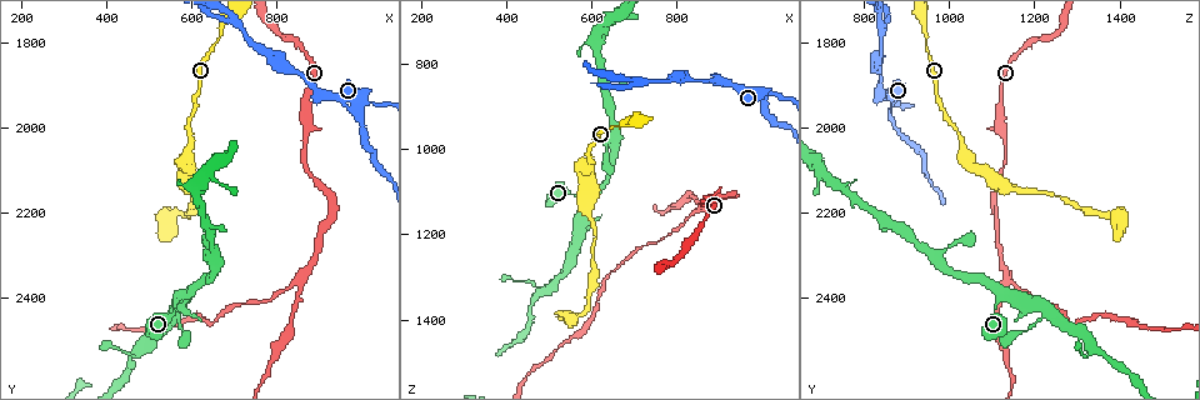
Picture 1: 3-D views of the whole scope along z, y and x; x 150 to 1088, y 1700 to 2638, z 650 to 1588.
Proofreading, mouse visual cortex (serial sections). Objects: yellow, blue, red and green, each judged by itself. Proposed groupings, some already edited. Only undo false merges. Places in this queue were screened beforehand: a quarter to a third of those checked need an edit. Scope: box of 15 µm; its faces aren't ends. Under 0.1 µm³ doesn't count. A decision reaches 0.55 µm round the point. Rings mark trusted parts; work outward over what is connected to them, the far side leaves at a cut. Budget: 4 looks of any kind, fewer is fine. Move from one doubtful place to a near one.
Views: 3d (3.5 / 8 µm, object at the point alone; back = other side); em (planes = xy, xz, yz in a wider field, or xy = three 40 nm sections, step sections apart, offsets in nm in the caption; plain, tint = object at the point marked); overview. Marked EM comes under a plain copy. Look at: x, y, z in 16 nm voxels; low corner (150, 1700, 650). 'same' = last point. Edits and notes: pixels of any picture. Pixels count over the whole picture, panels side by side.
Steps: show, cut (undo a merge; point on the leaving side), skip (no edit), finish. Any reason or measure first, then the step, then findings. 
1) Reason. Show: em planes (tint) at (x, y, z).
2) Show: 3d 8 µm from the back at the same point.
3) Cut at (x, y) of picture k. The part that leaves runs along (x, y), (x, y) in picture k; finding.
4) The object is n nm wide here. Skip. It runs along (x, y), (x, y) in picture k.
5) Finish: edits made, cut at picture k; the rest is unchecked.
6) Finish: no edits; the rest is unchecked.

Sharp bend. Show: 3d 3.5 µm at (940, 2185, 1110).

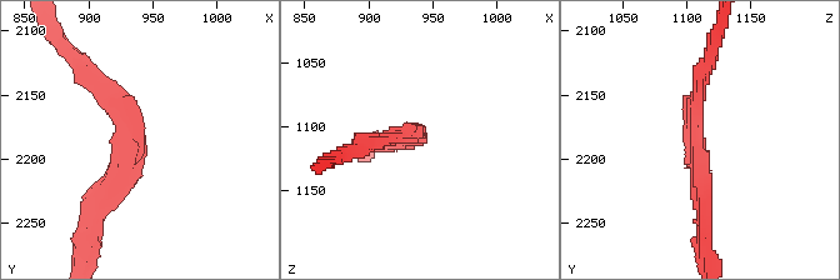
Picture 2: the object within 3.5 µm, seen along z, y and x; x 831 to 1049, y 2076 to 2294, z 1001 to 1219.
Need the tissue. Show: em planes (tint) at (936, 2180, 1106).

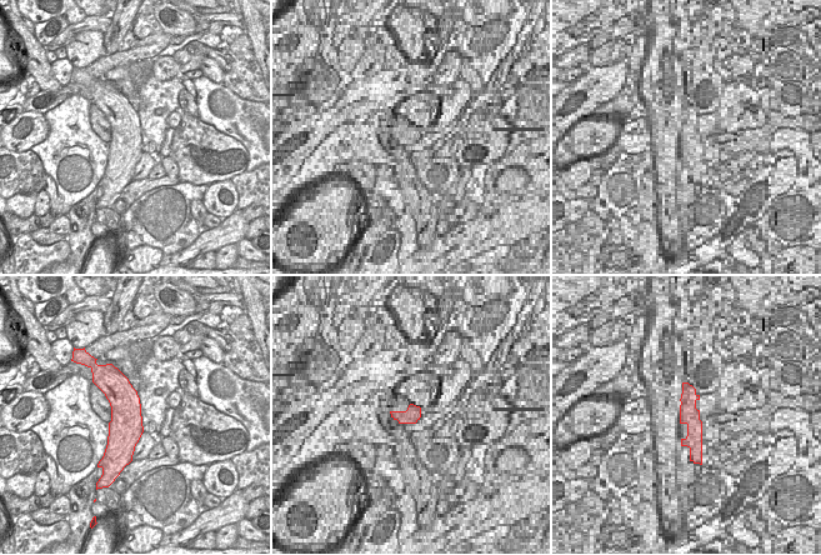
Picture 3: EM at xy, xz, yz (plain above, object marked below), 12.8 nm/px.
Skip. One cell here.

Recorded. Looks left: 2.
A fork. Show: 3d 3.5 µm from the back at (855, 2350, 1135).

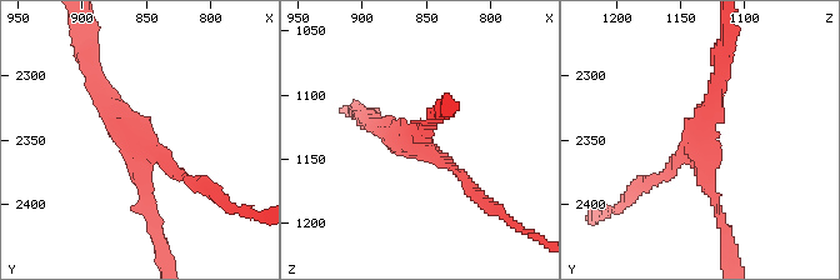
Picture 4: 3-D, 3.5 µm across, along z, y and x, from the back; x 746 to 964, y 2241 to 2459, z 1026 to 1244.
3 arms meet here; the arms are 150, 150, 250 nm wide; shape alone is not enough. Show: em xy step 3 (tint) at (856, 2352, 1140).

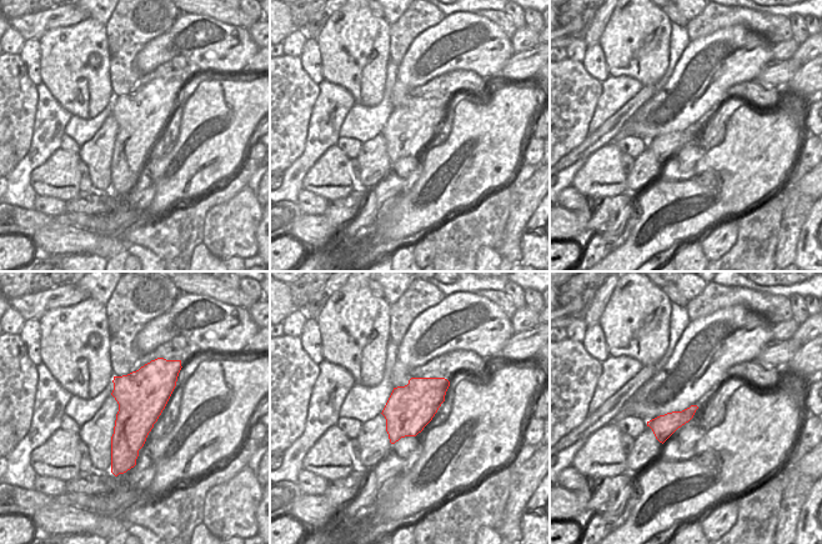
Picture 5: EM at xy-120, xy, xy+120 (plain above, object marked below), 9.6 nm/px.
Skip. It runs along (91, 78), (123, 128), (191, 181) in picture 4; continuous, no second cell.

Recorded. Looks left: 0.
Finish: no edits; the rest is unchecked.

